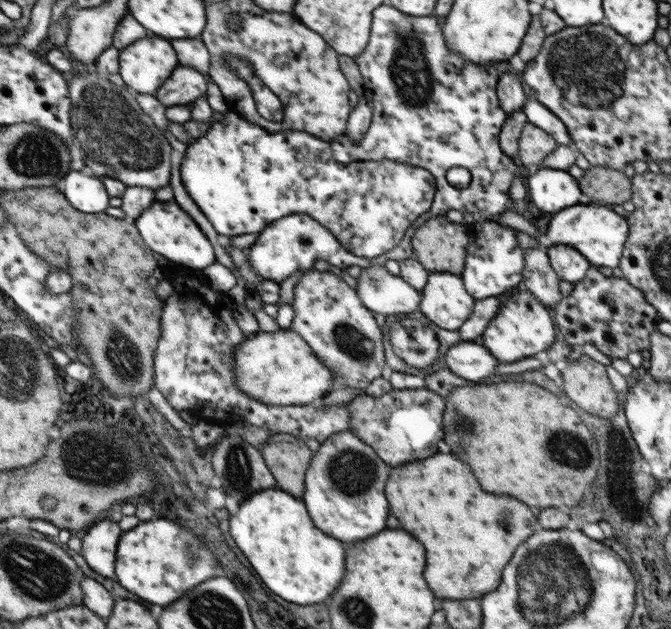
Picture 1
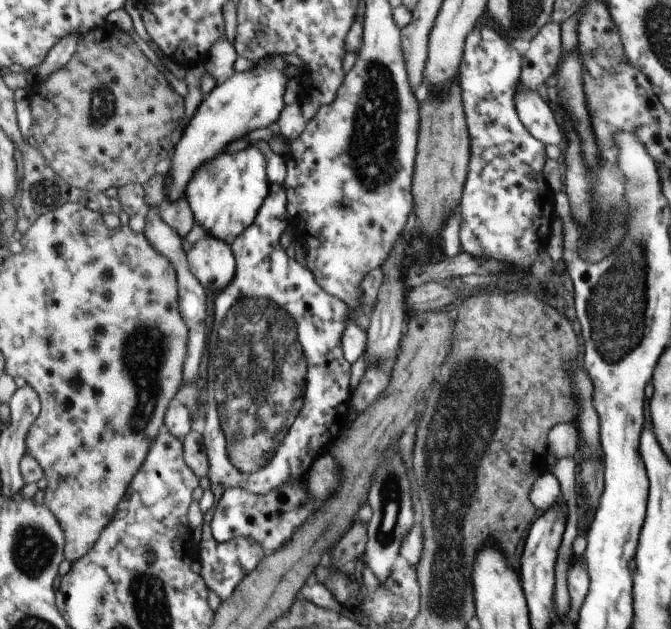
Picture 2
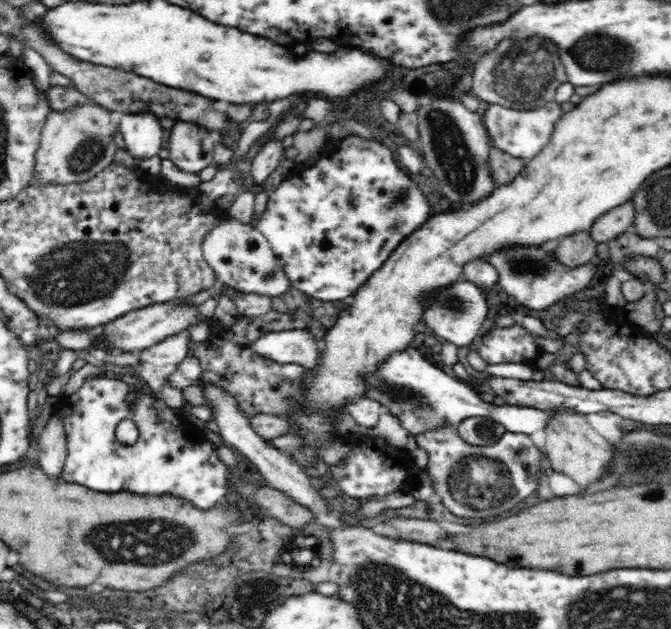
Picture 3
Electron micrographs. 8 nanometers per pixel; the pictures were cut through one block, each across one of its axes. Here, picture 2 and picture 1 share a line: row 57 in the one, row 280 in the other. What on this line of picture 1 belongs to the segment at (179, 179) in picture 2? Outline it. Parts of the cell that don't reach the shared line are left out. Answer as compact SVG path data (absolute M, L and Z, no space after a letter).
M306 213L291 214L272 222L262 233L259 233L258 240L248 248L247 254L253 270L260 277L278 284L297 270L311 271L313 264L319 260L324 260L343 271L350 266L366 269L375 263L373 260L359 258L348 252L326 226Z

